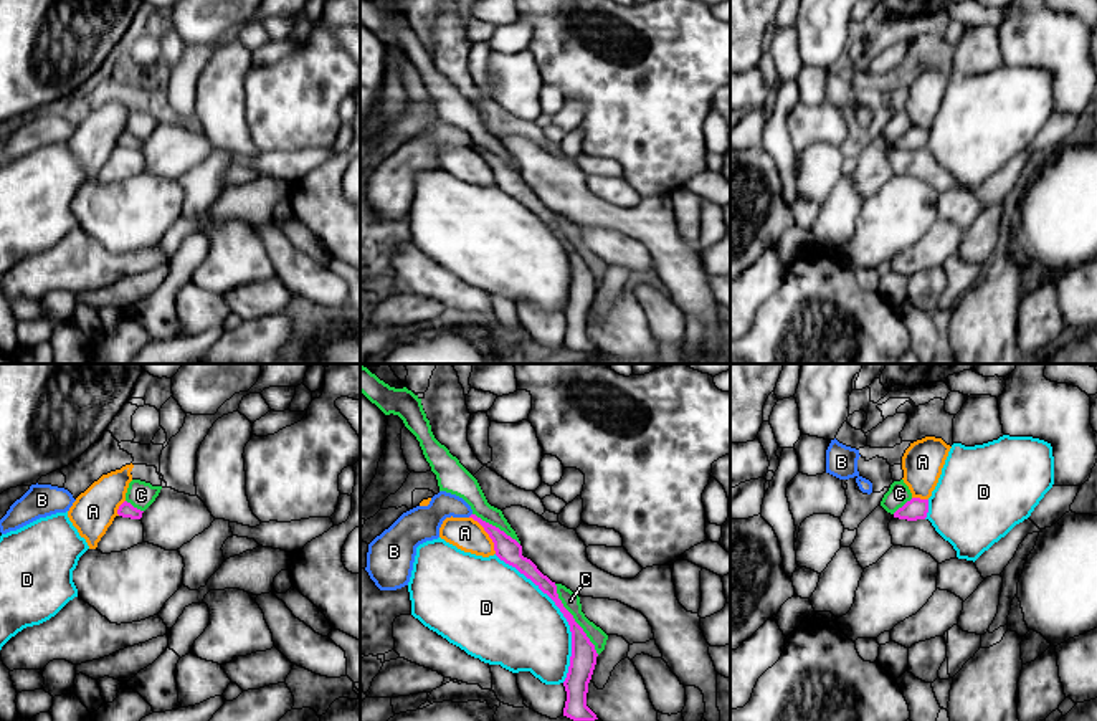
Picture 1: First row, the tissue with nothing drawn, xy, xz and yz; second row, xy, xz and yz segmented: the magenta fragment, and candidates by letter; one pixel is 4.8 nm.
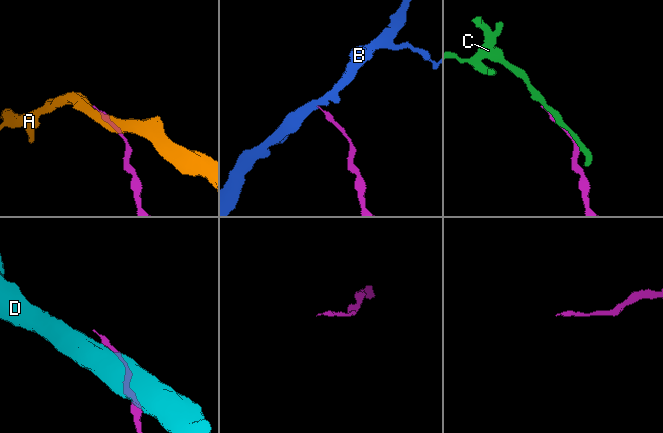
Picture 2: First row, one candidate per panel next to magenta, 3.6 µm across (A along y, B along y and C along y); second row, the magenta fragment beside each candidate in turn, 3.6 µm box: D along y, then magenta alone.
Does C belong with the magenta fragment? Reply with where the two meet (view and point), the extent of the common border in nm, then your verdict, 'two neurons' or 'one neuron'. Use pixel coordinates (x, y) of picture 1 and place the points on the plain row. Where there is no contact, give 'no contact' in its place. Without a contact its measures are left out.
xz (574, 248) | 400 nm | two neurons

